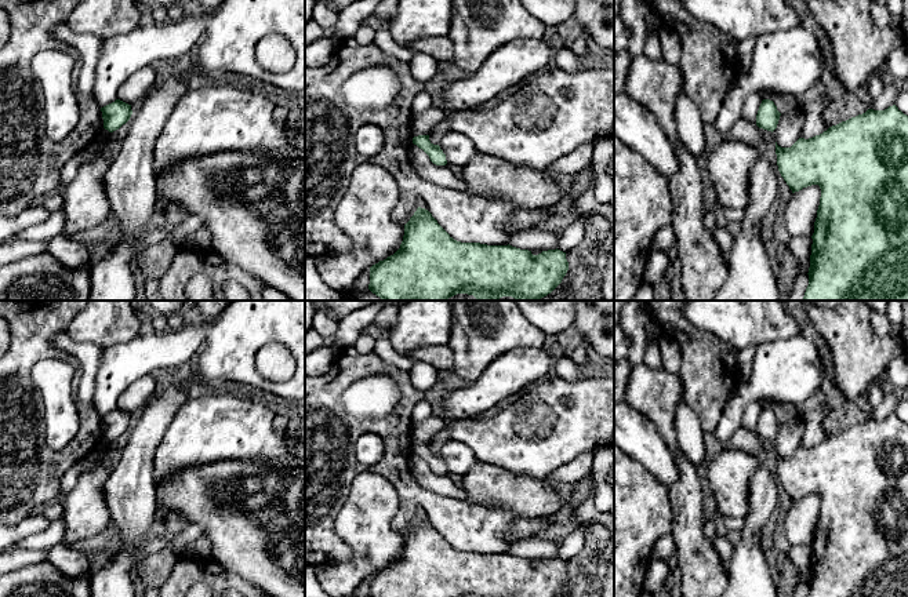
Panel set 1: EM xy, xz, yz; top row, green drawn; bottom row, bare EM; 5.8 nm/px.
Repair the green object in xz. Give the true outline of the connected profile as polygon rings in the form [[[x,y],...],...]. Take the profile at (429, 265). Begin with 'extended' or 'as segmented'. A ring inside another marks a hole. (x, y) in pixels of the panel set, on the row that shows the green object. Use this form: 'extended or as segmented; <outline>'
as segmented; [[[418,207],[404,225],[400,248],[370,267],[368,290],[382,301],[447,301],[457,294],[473,295],[479,301],[498,301],[502,296],[540,301],[562,283],[567,270],[566,252],[557,248],[533,255],[509,244],[457,241],[428,210]]]

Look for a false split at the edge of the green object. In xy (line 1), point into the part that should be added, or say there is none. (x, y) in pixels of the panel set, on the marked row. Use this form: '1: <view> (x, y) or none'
1: none

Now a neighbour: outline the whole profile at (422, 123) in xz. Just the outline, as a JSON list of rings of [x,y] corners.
[[[432,106],[422,113],[413,112],[410,119],[411,136],[431,135],[432,130],[448,116],[450,114],[439,106]]]

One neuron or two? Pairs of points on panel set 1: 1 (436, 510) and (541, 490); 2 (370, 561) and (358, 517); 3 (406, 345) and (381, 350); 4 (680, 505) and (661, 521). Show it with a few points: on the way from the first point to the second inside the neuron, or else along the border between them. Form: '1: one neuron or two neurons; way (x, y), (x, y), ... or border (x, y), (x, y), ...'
1: two neurons; border (462, 501), (471, 505), (500, 508), (502, 510)
2: one neuron; way (370, 550), (370, 535), (366, 528)
3: two neurons; border (388, 338), (402, 355), (411, 357)
4: two neurons; border (667, 488), (672, 532)

